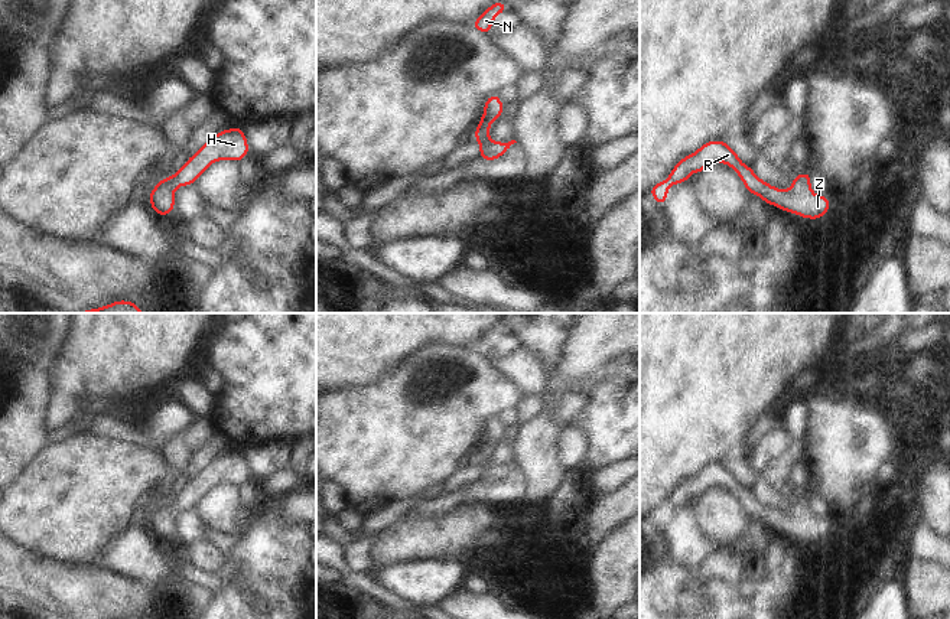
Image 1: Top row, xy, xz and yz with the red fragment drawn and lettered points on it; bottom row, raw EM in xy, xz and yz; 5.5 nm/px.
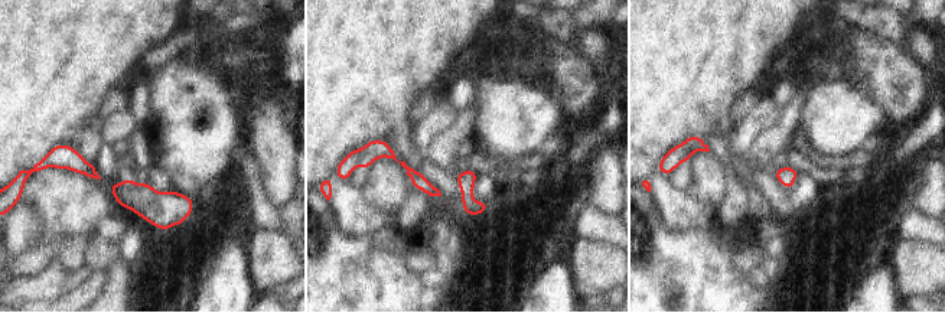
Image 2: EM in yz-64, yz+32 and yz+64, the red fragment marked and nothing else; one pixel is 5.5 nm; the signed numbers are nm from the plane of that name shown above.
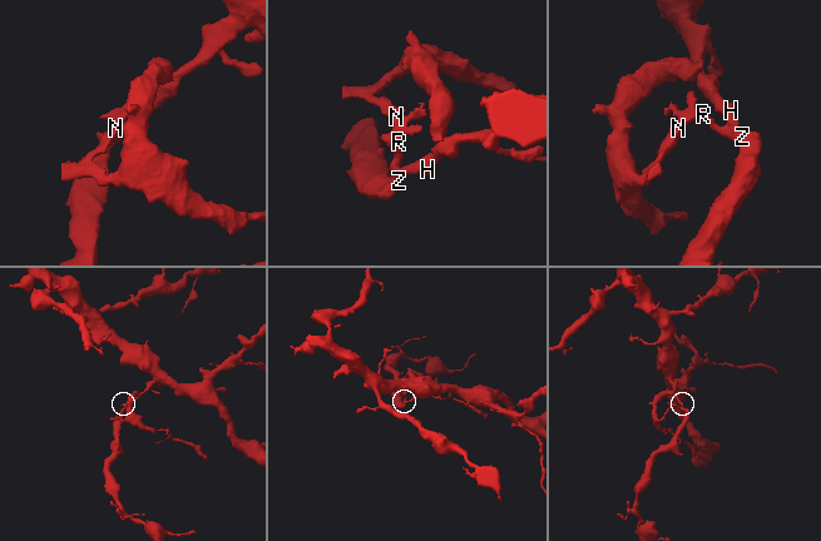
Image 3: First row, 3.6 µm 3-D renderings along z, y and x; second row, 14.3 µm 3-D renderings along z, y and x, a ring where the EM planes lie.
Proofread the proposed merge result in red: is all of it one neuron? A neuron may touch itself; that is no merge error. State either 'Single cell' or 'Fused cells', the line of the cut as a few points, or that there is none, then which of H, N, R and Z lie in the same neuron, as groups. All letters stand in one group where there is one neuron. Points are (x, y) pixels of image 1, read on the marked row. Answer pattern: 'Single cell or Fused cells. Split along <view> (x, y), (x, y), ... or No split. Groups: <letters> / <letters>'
Single cell. No split. Groups: H N R Z

